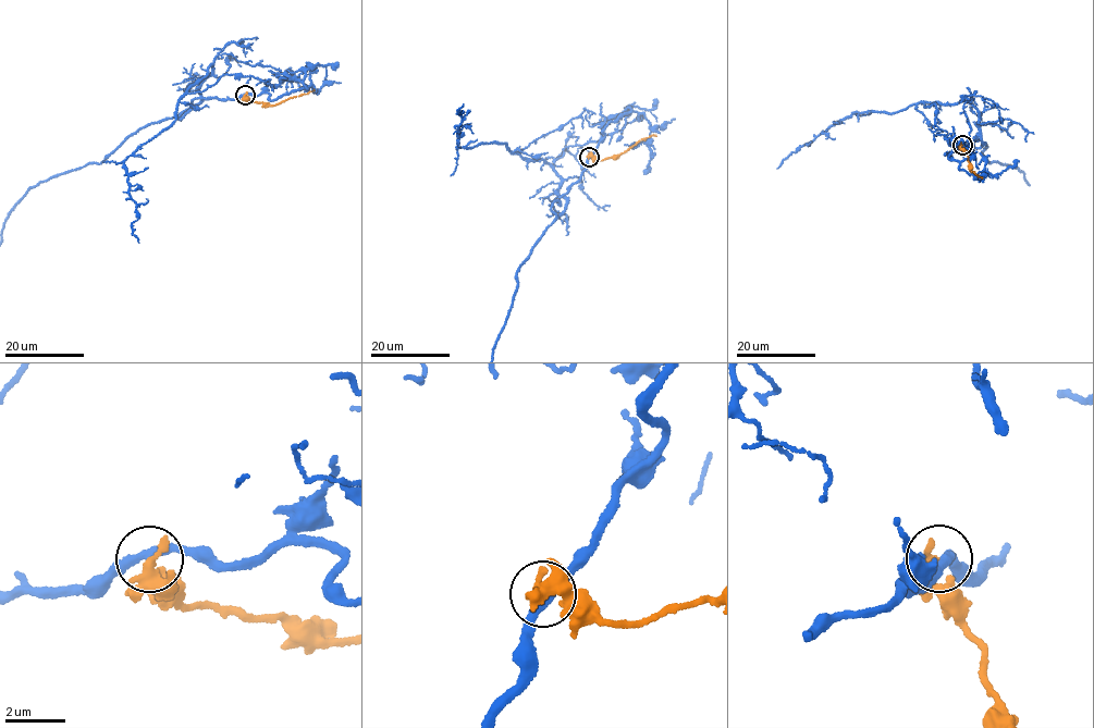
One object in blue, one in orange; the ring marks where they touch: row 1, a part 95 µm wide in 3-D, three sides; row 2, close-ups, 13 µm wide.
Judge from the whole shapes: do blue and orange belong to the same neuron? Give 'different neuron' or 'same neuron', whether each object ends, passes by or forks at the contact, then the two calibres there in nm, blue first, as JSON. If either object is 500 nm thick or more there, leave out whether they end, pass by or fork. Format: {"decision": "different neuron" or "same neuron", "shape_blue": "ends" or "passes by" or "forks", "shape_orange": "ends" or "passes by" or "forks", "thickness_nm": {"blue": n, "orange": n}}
{"decision": "different neuron", "shape_blue": "passes by", "shape_orange": "passes by", "thickness_nm": {"blue": 280, "orange": 320}}

